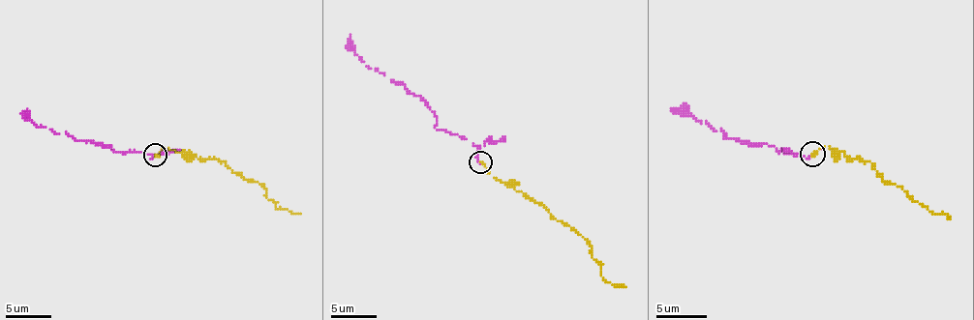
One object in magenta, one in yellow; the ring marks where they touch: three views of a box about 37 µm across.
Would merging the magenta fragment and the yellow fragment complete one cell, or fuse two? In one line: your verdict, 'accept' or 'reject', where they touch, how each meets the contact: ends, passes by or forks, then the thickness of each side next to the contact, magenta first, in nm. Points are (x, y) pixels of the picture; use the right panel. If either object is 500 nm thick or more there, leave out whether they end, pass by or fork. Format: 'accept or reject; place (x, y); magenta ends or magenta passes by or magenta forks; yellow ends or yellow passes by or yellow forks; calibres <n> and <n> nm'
accept; place (812, 154); magenta ends; yellow ends; calibres 130 and 280 nm

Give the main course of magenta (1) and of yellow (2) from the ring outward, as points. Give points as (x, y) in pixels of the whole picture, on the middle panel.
1: (480, 163), (473, 143), (435, 128), (437, 116), (418, 96), (366, 66), (352, 48), (350, 34)
2: (480, 161), (494, 178), (526, 193), (587, 241), (592, 257), (600, 266), (600, 276), (612, 284), (625, 286)

